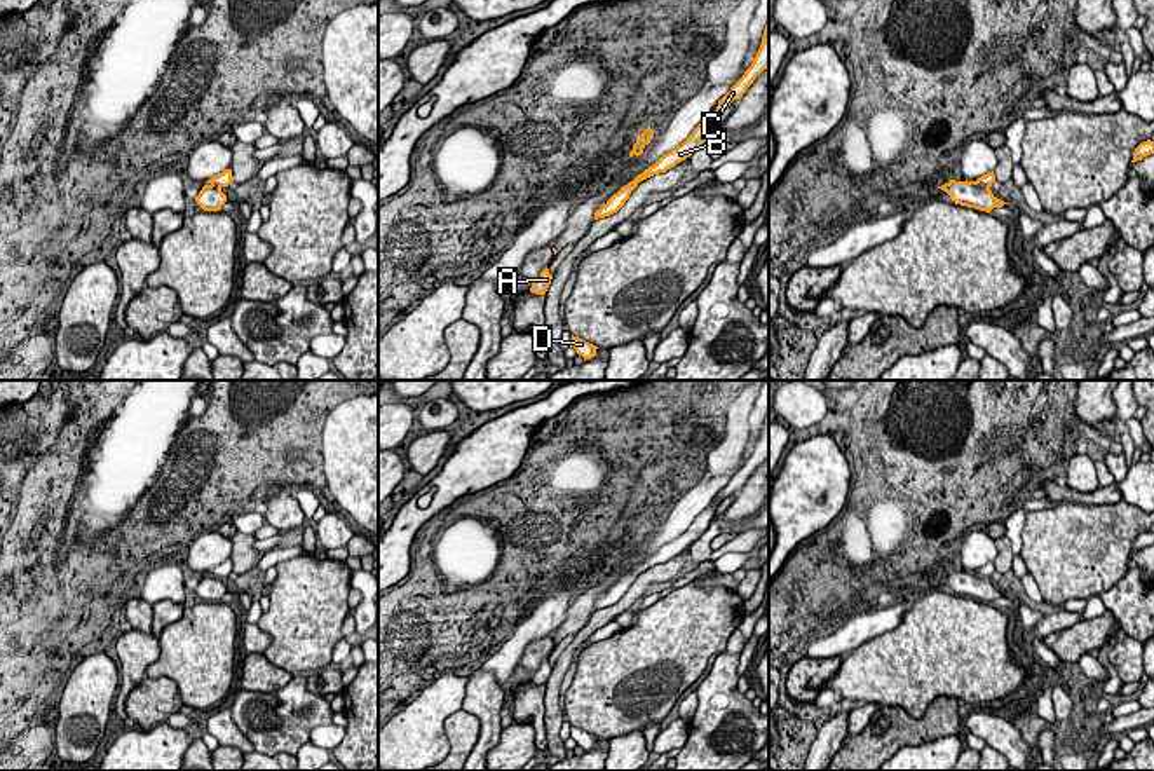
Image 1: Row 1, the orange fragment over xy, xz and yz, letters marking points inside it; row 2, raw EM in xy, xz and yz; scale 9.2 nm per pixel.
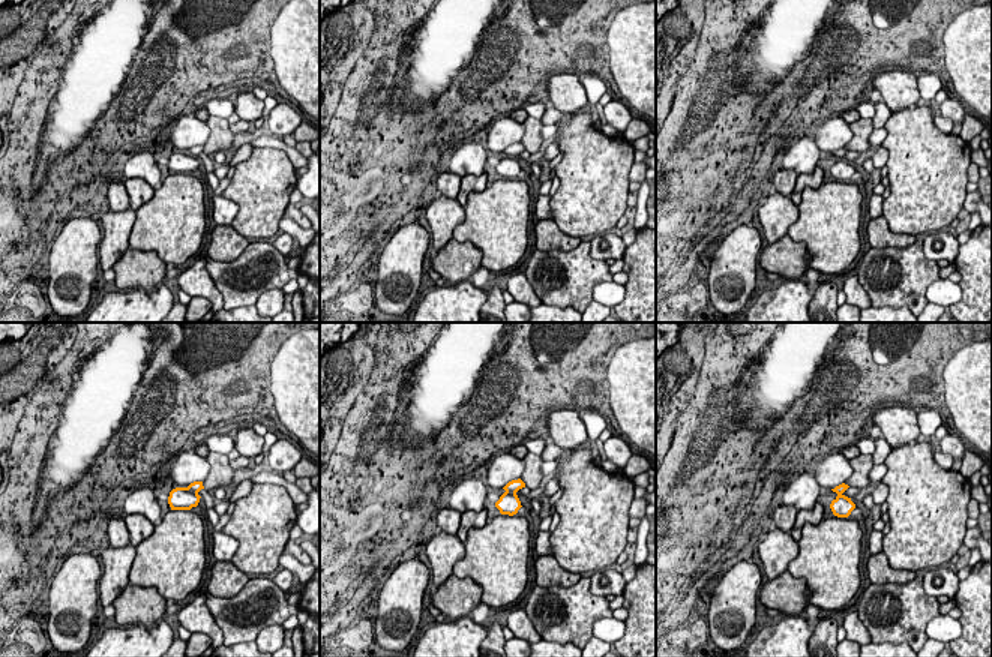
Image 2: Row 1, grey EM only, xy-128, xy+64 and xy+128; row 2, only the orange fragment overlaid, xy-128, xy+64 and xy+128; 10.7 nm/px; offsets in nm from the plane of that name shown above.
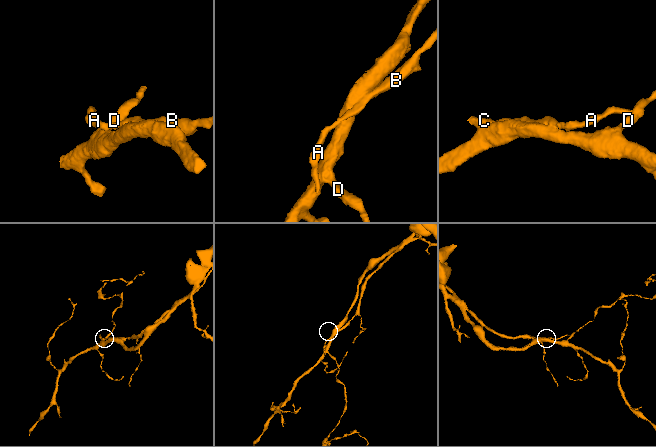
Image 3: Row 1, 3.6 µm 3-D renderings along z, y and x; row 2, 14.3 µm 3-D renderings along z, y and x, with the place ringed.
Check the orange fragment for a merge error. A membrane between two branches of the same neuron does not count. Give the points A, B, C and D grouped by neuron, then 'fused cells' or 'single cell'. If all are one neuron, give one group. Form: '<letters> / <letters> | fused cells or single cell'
A D / B C | fused cells

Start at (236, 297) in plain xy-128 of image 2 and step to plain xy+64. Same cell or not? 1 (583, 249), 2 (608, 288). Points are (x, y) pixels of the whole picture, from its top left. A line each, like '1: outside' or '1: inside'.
1: inside
2: outside

